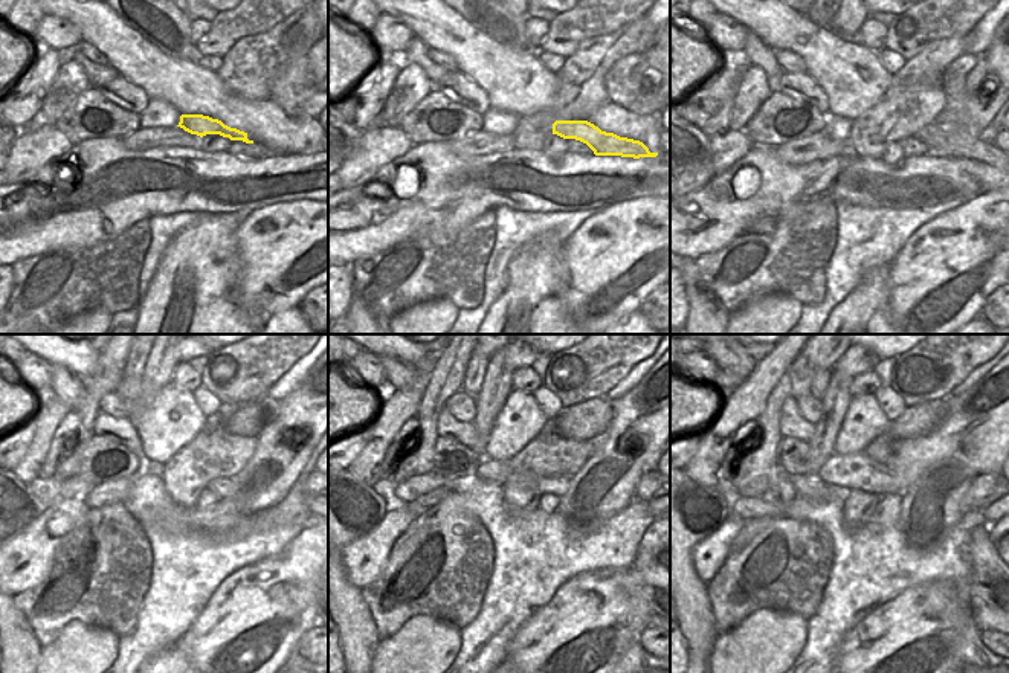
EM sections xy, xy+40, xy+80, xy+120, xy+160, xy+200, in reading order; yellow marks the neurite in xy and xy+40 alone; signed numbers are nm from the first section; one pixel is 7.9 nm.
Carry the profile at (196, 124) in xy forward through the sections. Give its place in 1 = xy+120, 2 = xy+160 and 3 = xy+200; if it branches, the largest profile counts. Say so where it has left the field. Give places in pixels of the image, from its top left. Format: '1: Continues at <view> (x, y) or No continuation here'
1: Continues at xy+120 (296, 504)
2: Continues at xy+160 (637, 508)
3: Continues at xy+200 (970, 516)

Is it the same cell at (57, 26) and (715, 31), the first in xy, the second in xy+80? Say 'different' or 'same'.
same

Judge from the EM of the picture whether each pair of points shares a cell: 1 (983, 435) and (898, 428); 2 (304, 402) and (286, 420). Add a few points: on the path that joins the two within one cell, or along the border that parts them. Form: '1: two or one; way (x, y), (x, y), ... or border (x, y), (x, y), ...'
1: two; border (947, 400), (947, 415), (931, 431), (904, 438)
2: one; way (299, 406), (290, 415)

